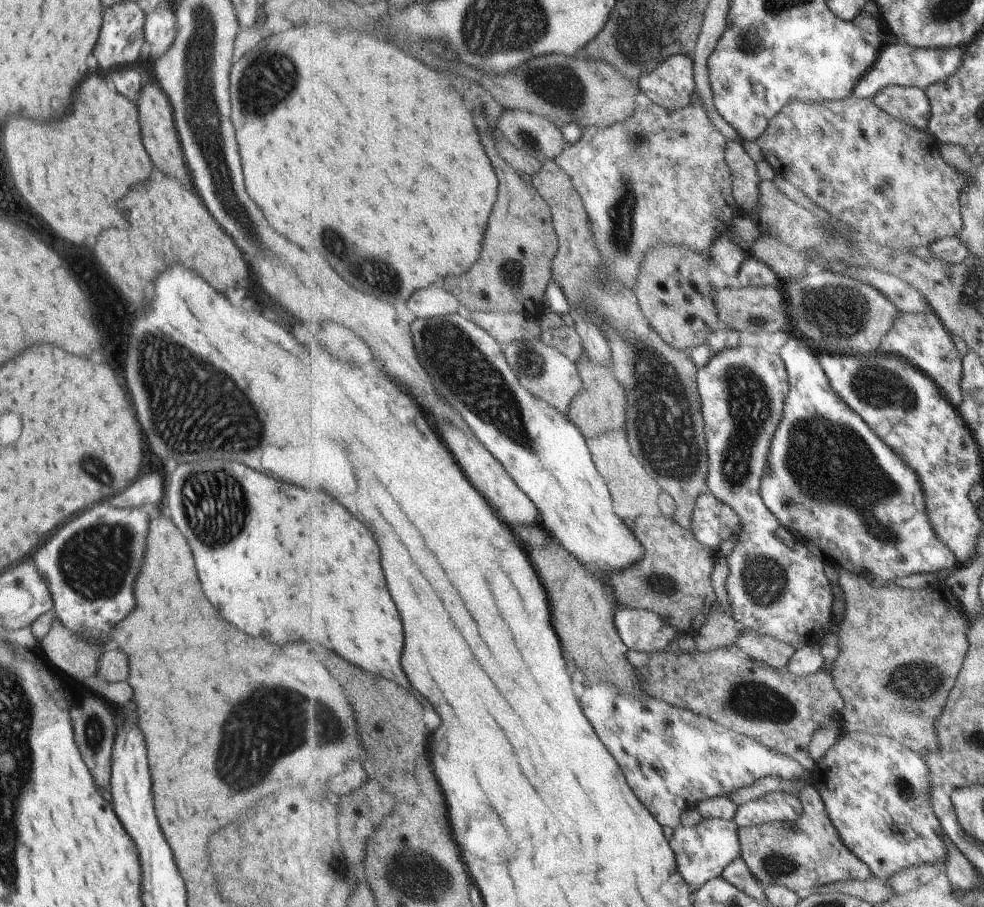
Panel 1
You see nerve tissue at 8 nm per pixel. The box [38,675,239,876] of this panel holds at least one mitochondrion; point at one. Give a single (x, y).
(95, 735)

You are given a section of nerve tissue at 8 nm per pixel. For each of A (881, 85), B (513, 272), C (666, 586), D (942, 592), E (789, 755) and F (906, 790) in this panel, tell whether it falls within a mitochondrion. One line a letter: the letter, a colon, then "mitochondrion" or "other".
A: other
B: mitochondrion
C: mitochondrion
D: other
E: other
F: mitochondrion

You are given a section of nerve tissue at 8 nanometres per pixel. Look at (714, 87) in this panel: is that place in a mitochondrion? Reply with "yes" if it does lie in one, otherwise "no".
no

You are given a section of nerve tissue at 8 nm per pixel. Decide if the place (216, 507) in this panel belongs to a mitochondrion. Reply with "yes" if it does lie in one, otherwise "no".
yes

